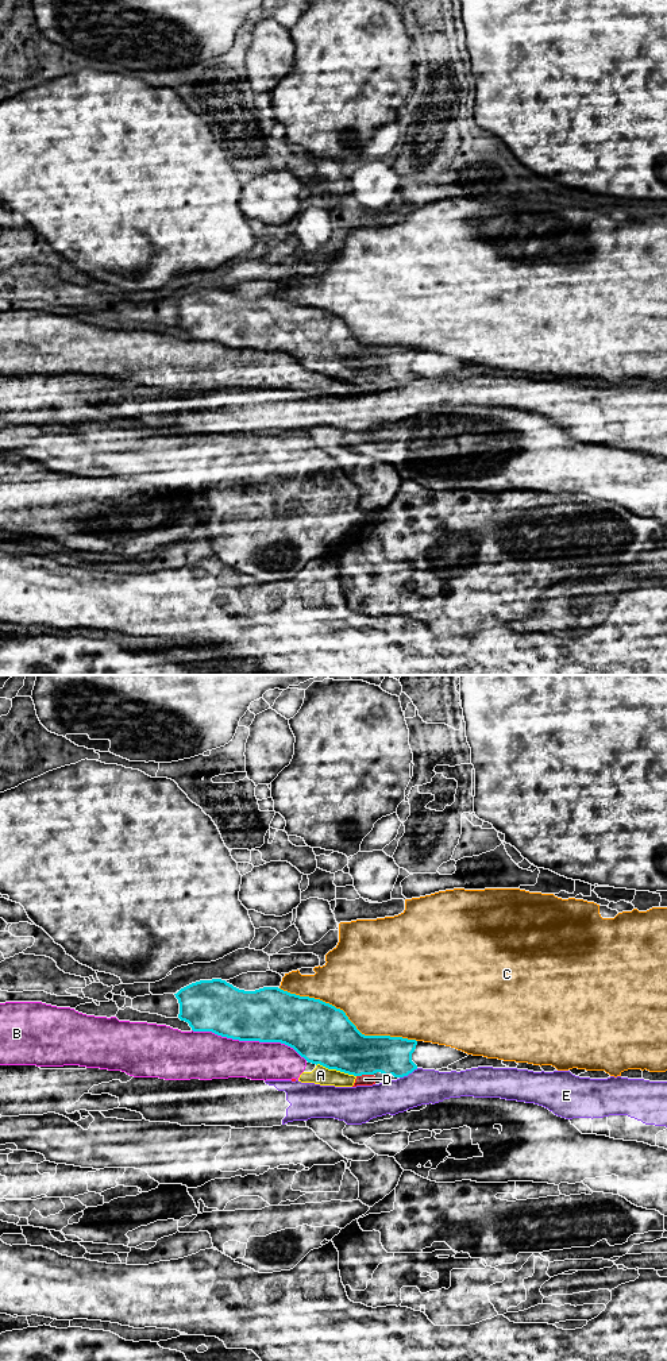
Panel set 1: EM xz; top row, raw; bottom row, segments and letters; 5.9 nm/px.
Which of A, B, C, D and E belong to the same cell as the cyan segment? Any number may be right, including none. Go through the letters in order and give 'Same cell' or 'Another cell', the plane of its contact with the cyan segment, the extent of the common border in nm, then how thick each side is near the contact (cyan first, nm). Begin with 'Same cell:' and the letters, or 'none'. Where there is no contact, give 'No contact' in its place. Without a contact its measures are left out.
Same cell: none
A: Another cell. Touches cyan in xz. Shared border 260 nm. Thickness 360 nm (cyan) against 110 nm
B: Another cell. Touches cyan in xz. Shared border 700 nm. Thickness 320 nm (cyan) against 260 nm
C: Another cell. Touches cyan in xz. Shared border 900 nm. Thickness 360 nm (cyan) against 480 nm
D: Another cell. Touches cyan in xz. Shared border 110 nm. Thickness 300 nm (cyan) against 60 nm
E: Another cell. Touches cyan in xz. Shared border 130 nm. Thickness 220 nm (cyan) against 200 nm

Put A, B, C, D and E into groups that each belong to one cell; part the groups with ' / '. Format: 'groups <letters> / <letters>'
groups A B D / C / E

